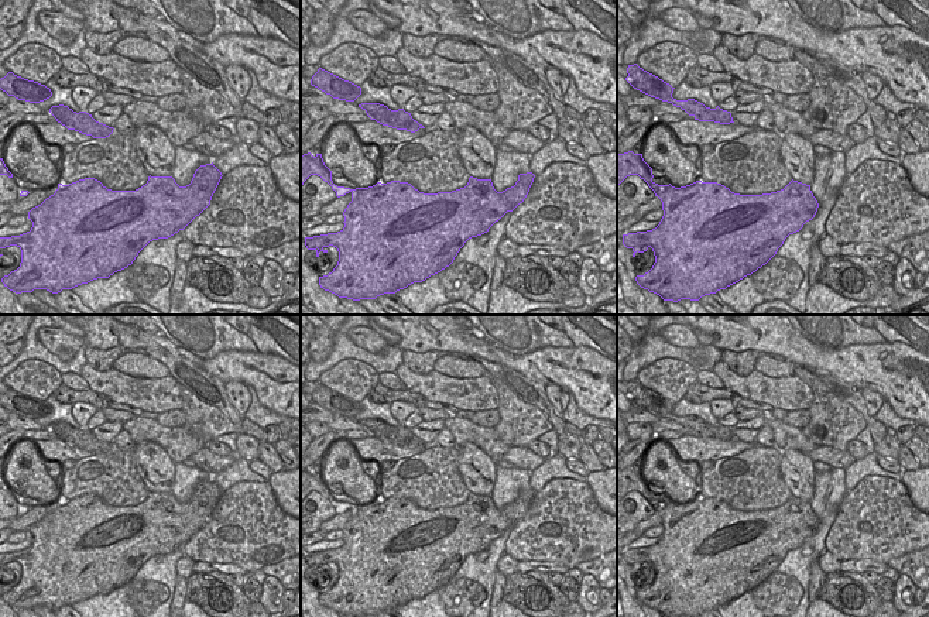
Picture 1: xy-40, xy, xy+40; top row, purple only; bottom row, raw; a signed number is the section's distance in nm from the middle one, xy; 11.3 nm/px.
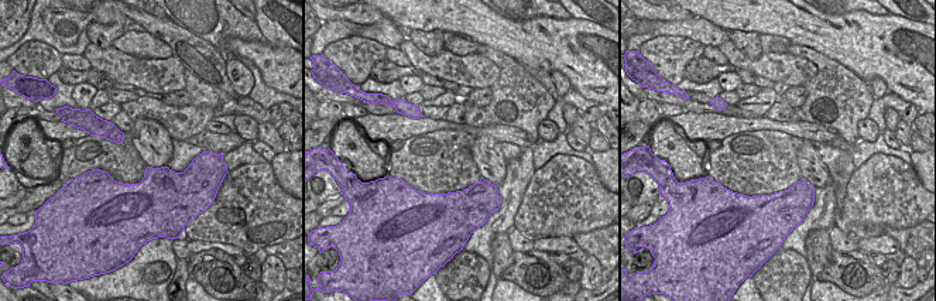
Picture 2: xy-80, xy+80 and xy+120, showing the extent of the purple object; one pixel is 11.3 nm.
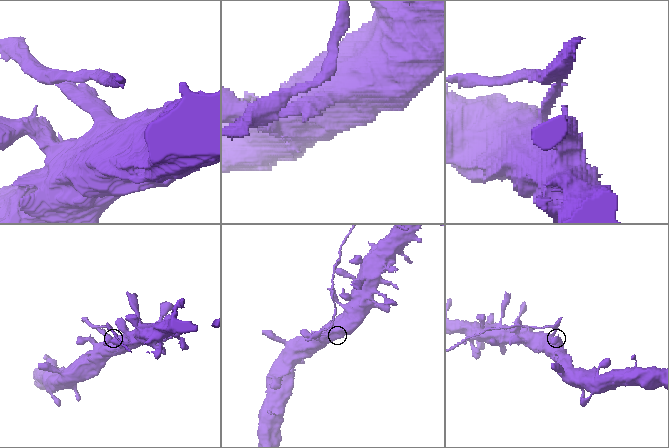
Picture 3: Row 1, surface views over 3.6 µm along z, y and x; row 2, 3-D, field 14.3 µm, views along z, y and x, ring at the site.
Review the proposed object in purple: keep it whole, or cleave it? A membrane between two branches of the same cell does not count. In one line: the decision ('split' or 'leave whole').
split

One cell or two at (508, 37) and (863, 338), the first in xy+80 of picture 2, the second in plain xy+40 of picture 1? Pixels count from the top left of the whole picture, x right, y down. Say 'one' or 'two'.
two

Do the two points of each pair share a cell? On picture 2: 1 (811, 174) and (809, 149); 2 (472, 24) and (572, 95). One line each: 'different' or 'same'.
1: same
2: different

